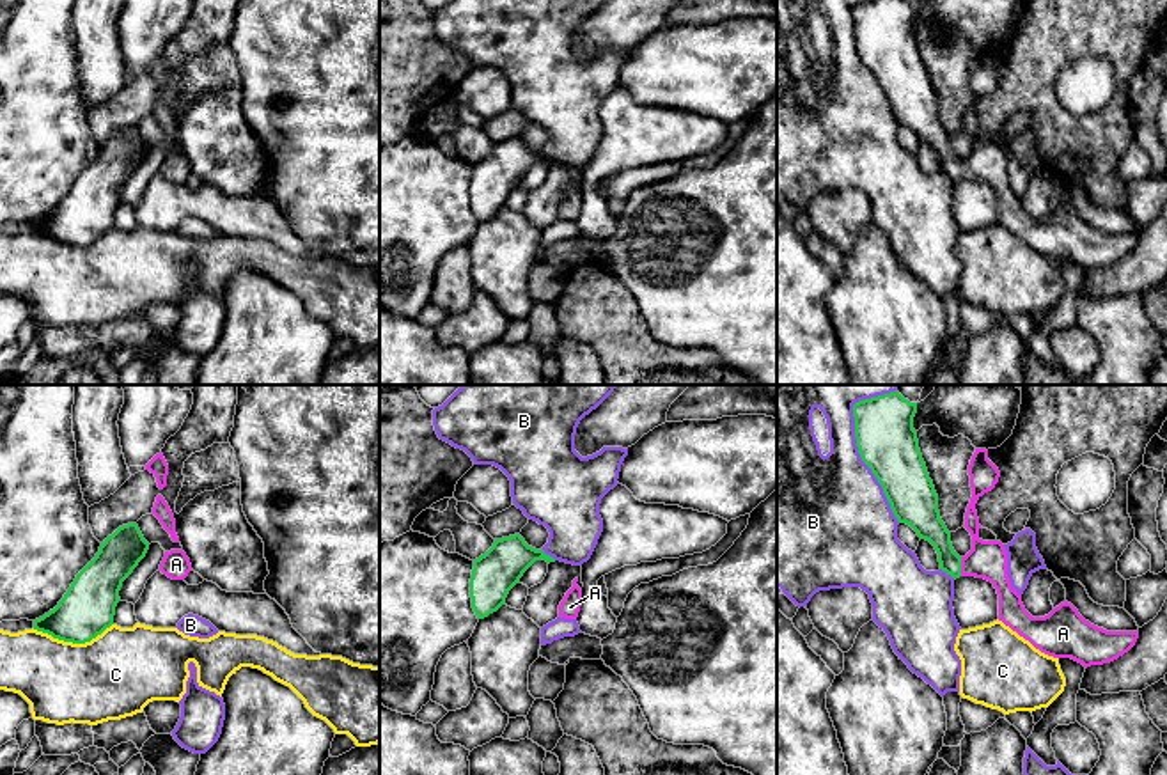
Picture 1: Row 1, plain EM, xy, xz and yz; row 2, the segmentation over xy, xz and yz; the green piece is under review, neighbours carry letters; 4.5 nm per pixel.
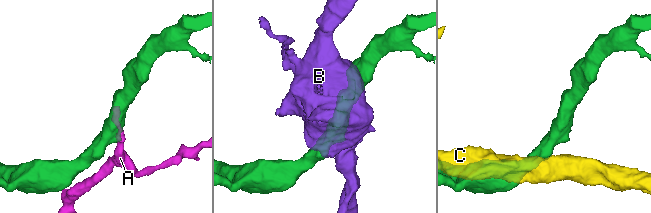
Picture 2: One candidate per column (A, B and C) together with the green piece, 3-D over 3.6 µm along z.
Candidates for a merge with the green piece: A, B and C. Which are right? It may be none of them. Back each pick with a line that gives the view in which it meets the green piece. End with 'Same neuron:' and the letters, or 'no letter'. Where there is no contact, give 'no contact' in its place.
A: meets green in yz
Same neuron: A

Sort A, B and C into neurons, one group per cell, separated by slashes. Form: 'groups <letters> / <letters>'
groups A / B / C

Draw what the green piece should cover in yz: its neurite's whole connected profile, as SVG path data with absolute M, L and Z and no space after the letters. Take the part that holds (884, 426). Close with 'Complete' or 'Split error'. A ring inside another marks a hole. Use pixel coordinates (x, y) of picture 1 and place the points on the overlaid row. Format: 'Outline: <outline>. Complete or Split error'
Outline: M897 390L853 404L855 438L862 461L883 488L899 523L910 525L920 539L929 541L940 569L954 580L959 576L984 578L999 594L999 621L1053 658L1071 658L1085 669L1117 660L1128 653L1139 631L1107 631L1085 621L1064 601L1045 617L1032 617L1007 576L1007 553L1000 541L979 537L977 500L991 491L1000 472L988 459L986 449L975 449L970 465L972 498L965 513L965 528L972 536L972 550L959 557L951 532L940 518L938 495L922 459L913 417L917 403Z. Split error

